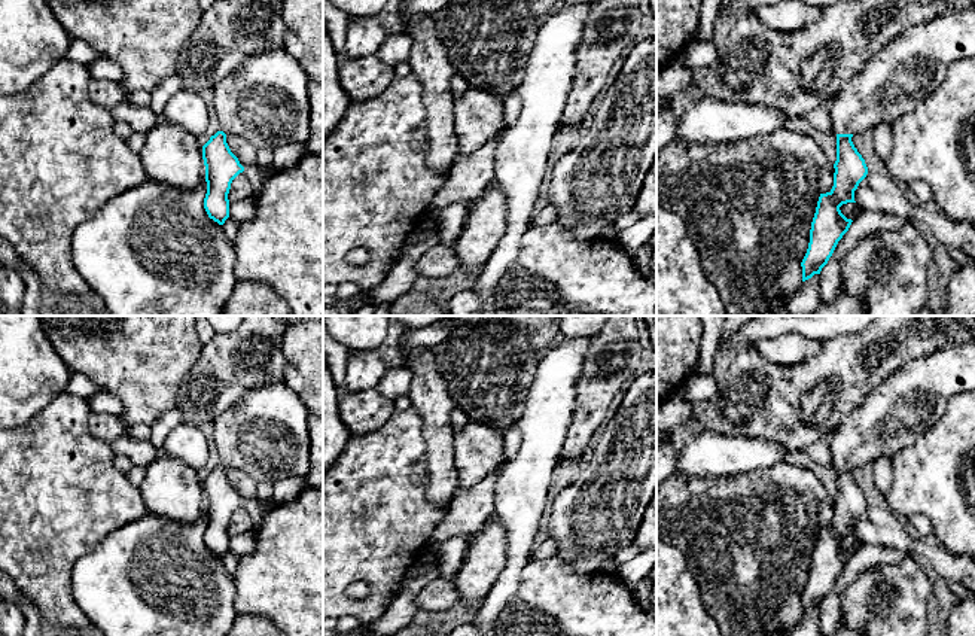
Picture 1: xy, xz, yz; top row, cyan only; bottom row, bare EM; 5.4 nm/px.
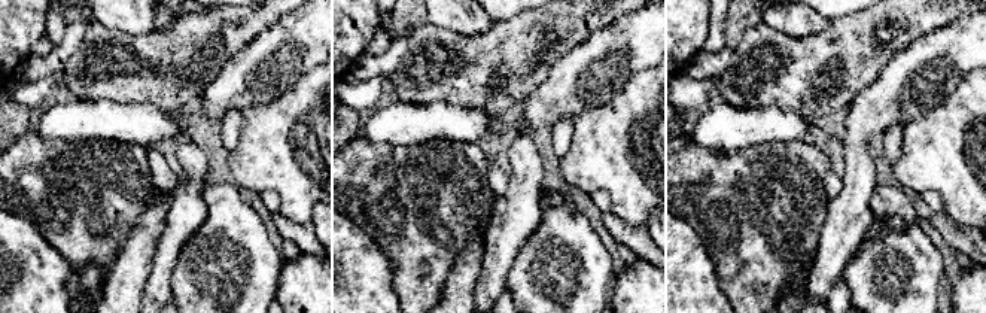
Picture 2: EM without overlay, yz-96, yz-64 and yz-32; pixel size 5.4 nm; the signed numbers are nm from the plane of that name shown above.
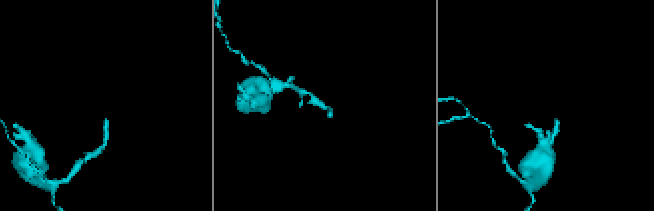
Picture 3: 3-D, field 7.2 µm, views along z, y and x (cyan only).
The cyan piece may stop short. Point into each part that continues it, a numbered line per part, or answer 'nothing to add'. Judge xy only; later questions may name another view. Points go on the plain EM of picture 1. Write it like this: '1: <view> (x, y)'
1: xy (265, 434)

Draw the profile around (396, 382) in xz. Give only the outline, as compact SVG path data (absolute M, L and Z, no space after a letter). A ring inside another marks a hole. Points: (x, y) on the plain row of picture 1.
M405 365L387 366L387 371L375 386L375 390L387 398L396 399L409 395L412 386L412 371Z

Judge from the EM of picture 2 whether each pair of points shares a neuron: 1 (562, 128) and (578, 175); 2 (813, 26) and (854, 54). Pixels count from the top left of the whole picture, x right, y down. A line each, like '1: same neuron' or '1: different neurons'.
1: different neurons
2: different neurons

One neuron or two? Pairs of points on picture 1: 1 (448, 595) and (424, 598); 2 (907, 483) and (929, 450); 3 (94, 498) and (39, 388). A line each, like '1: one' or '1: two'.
1: one
2: one
3: two

